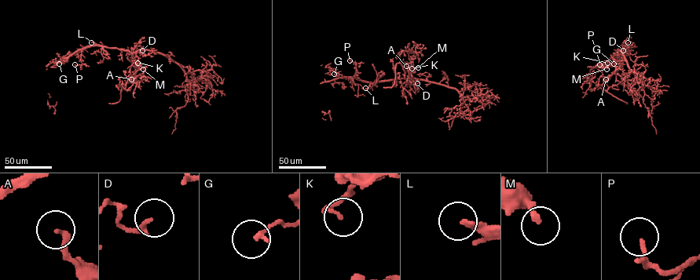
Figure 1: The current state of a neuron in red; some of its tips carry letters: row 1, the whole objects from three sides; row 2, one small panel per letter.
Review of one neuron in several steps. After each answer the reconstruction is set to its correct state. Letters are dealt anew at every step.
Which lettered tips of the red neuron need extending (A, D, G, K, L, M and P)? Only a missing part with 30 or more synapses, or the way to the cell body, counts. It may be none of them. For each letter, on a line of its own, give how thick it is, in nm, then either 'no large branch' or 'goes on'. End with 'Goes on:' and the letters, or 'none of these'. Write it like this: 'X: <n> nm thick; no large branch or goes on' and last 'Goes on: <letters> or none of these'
A: 190 nm thick; no large branch
D: 200 nm thick; no large branch
G: 160 nm thick; no large branch
K: 110 nm thick; goes on
L: 240 nm thick; goes on
M: 200 nm thick; no large branch
P: 120 nm thick; no large branch
Goes on: K, L

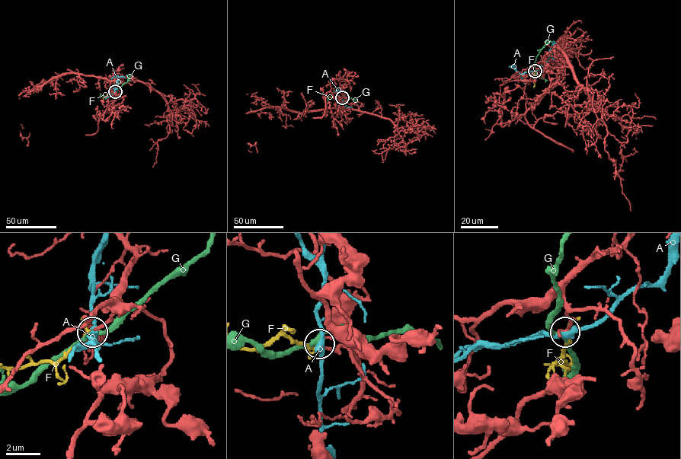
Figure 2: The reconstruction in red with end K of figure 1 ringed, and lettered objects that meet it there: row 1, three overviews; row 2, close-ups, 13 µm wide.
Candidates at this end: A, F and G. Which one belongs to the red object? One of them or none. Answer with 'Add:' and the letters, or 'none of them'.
Add: F

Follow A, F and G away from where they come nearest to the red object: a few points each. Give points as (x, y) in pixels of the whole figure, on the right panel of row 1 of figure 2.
A: (535, 71), (546, 63), (553, 42), (555, 48)
F: (535, 71), (533, 87)
G: (535, 71), (534, 62), (539, 51), (552, 42)

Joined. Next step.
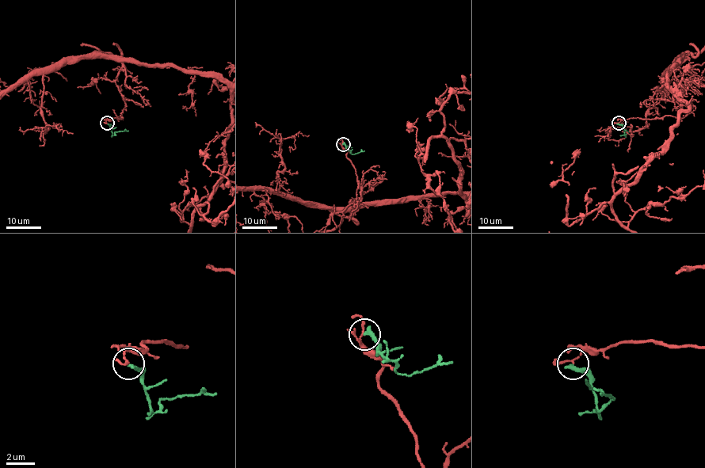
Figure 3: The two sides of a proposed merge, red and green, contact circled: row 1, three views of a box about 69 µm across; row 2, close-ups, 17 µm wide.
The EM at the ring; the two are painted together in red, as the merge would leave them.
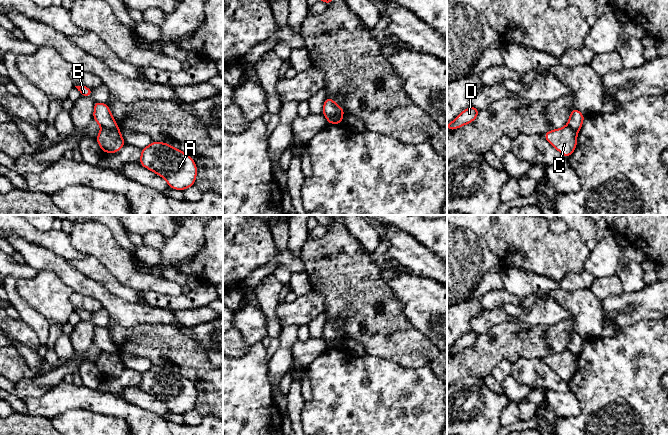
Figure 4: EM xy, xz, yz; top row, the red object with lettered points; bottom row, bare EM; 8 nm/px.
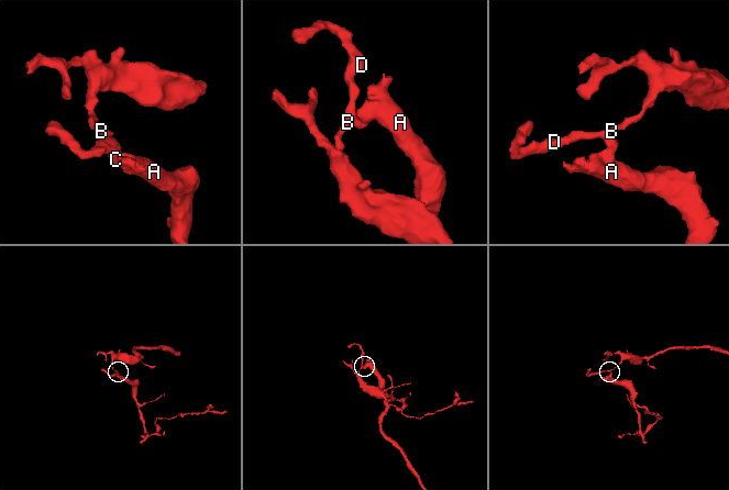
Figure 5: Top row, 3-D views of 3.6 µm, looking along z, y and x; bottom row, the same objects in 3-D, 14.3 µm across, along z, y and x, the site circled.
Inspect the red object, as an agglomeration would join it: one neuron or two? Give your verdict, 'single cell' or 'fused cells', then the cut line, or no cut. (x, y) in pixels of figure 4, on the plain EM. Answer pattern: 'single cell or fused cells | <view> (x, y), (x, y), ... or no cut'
fused cells | xy (102, 351), (118, 352)

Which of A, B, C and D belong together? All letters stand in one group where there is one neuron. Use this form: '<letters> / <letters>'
A C / B D

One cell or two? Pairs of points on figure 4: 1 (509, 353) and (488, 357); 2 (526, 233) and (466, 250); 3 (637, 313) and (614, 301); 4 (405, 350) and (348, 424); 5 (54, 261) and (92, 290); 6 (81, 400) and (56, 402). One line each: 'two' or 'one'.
1: one
2: two
3: one
4: two
5: one
6: one

